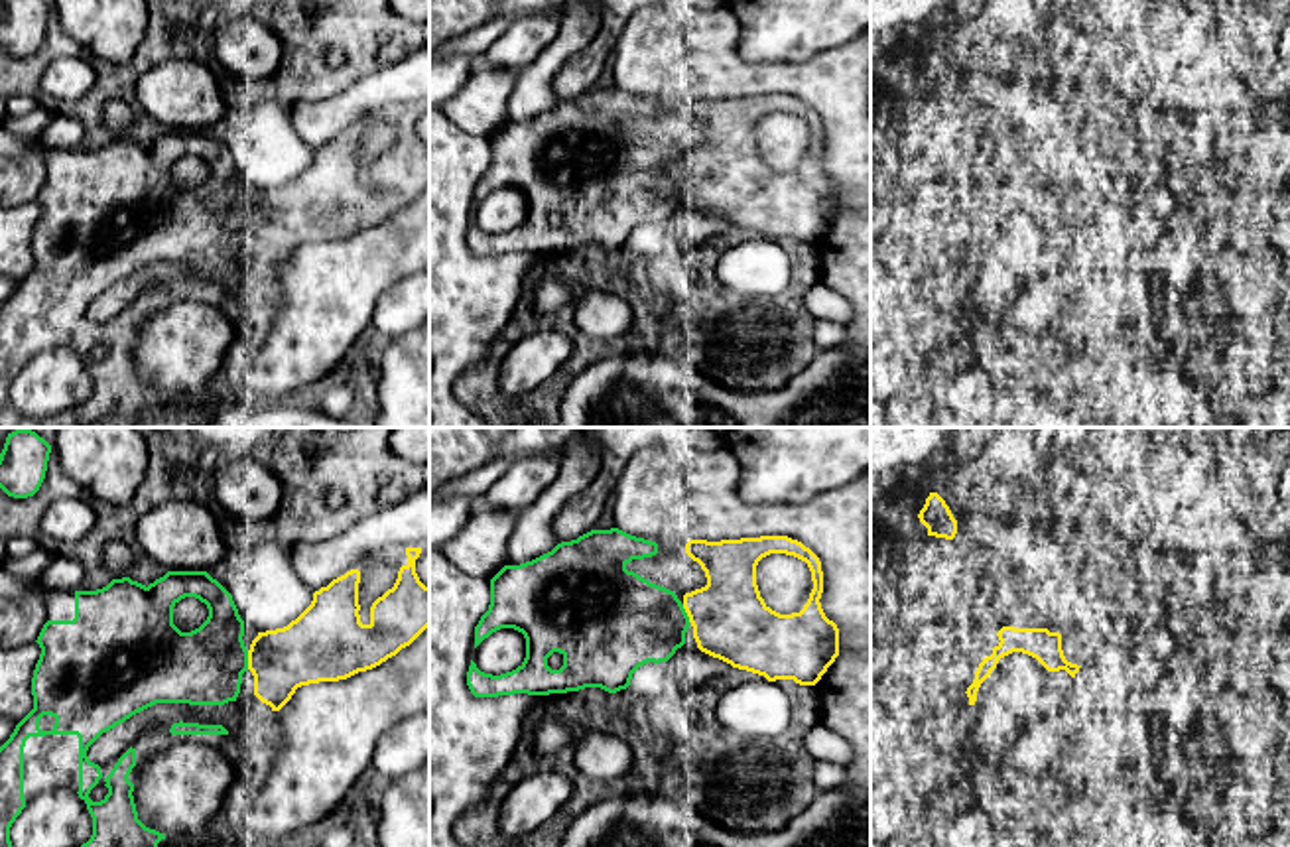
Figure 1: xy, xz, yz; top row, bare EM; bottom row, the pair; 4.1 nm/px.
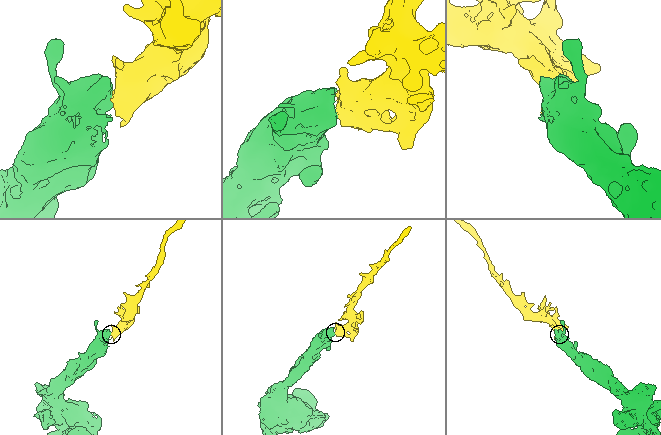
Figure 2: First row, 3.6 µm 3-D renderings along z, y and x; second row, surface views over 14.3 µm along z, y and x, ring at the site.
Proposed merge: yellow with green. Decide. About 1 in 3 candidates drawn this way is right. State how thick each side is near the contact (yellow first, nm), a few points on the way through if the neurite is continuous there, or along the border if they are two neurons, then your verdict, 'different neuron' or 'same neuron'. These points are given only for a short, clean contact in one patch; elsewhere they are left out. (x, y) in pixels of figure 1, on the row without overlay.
280/320 nm | same neuron

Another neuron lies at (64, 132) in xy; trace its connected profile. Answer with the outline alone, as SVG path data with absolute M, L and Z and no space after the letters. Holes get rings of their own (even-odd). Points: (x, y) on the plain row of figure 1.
M55 114L39 136L39 144L53 150L85 148L85 130L79 120Z

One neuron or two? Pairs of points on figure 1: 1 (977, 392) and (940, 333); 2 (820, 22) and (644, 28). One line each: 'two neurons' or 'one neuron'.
1: two neurons
2: two neurons

